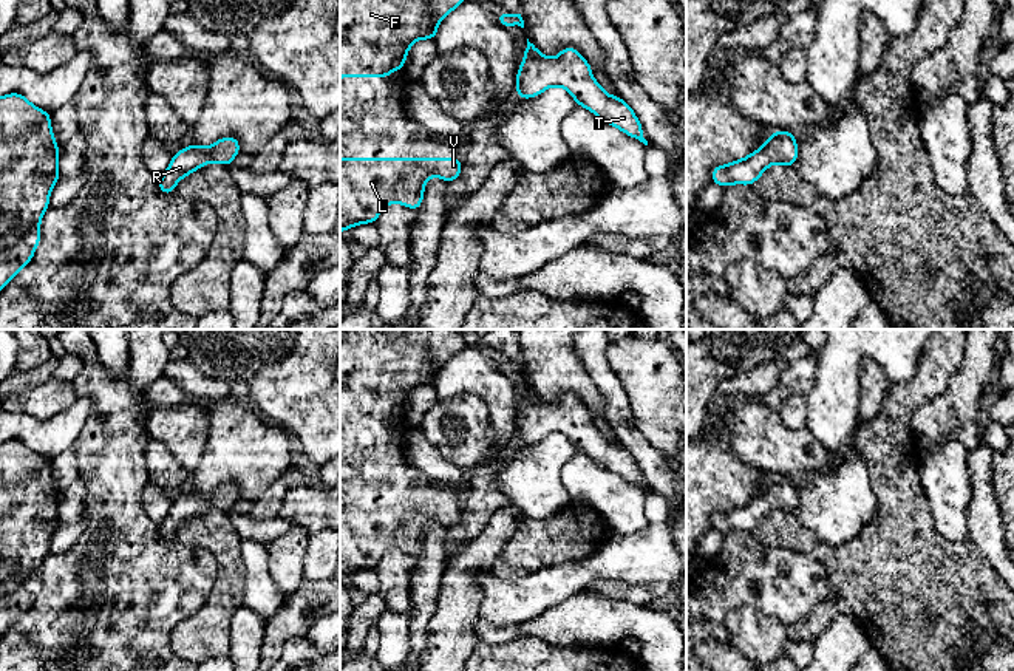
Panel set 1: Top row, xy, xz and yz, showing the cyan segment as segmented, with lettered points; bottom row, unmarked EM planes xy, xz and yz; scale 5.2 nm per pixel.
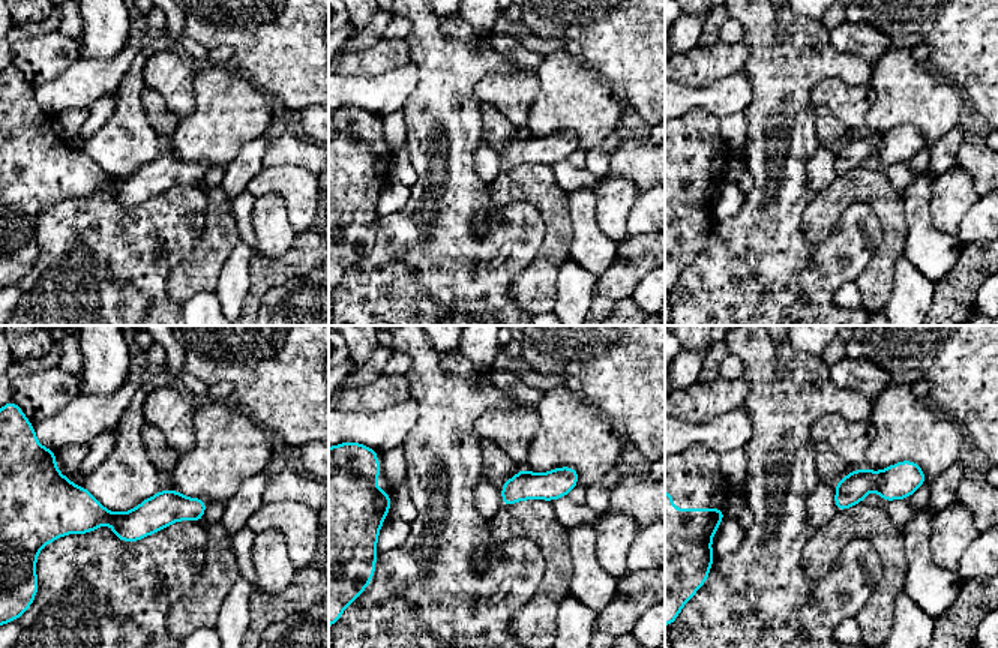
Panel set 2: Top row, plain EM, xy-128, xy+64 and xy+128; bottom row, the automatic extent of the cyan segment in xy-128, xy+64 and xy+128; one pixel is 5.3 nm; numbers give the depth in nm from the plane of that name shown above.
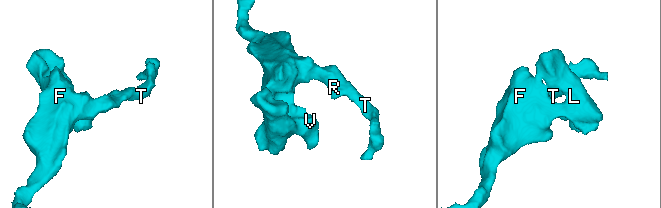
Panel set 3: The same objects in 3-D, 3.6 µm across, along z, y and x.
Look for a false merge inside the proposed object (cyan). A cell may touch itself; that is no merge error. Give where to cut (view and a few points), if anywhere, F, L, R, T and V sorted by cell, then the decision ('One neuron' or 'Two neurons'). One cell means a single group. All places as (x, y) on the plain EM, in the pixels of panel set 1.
No split. Groups: F L R T V. One neuron

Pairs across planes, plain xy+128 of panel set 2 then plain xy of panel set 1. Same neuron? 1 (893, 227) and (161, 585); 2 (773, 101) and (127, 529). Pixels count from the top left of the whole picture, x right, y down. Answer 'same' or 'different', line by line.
1: different
2: same

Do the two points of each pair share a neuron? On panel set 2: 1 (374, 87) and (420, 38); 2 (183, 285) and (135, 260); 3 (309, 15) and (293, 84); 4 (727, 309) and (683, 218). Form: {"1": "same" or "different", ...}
{"1": "different", "2": "different", "3": "same", "4": "different"}

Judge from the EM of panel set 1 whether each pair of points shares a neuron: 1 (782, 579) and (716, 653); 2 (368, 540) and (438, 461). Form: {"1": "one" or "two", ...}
{"1": "two", "2": "two"}

